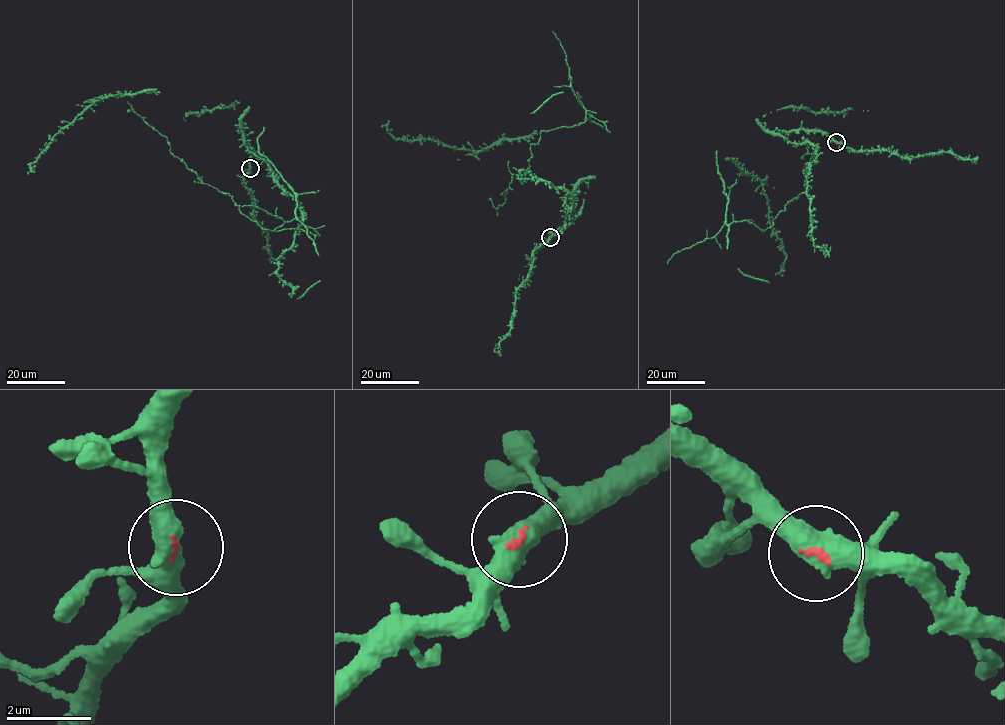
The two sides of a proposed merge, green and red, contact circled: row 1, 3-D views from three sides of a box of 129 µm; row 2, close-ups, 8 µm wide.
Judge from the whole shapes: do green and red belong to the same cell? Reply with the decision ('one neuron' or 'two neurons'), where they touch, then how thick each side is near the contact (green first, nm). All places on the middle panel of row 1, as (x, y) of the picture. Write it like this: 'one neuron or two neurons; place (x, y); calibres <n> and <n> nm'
one neuron; place (550, 237); calibres 550 and 90 nm

